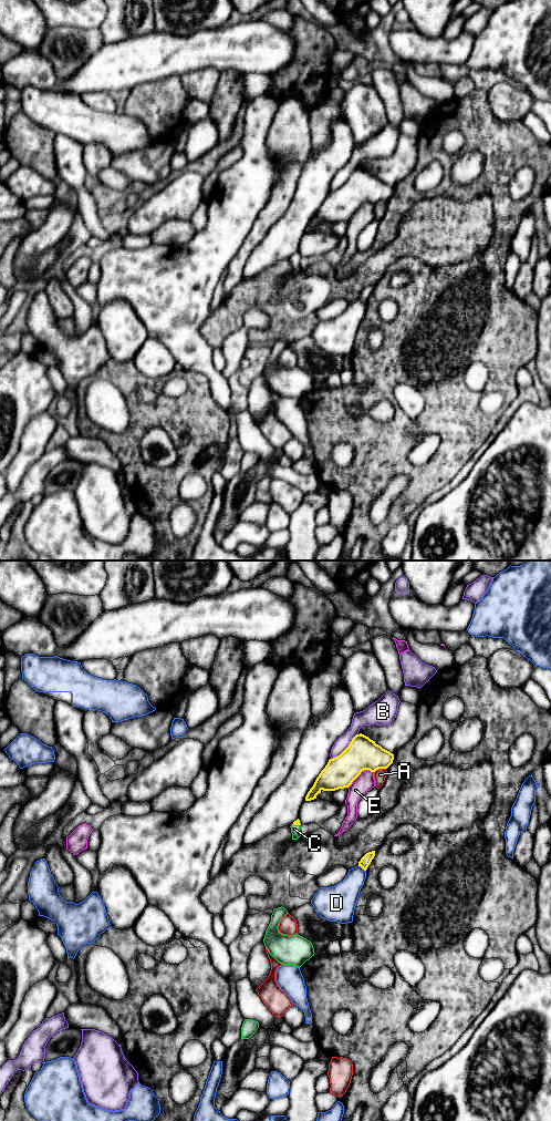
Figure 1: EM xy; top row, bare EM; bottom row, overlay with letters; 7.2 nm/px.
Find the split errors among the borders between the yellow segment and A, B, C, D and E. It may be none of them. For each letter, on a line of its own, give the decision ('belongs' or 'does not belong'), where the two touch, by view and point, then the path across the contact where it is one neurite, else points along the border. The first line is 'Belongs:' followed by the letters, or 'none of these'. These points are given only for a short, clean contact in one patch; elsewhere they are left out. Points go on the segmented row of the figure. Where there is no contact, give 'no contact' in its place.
Belongs: C
A: does not belong | xy (378, 768)
B: does not belong | xy (346, 748)
C: belongs | xy (295, 824) | across xy (297, 822), (295, 824), (294, 829)
D: does not belong | xy (362, 867)
E: does not belong | xy (360, 773)

